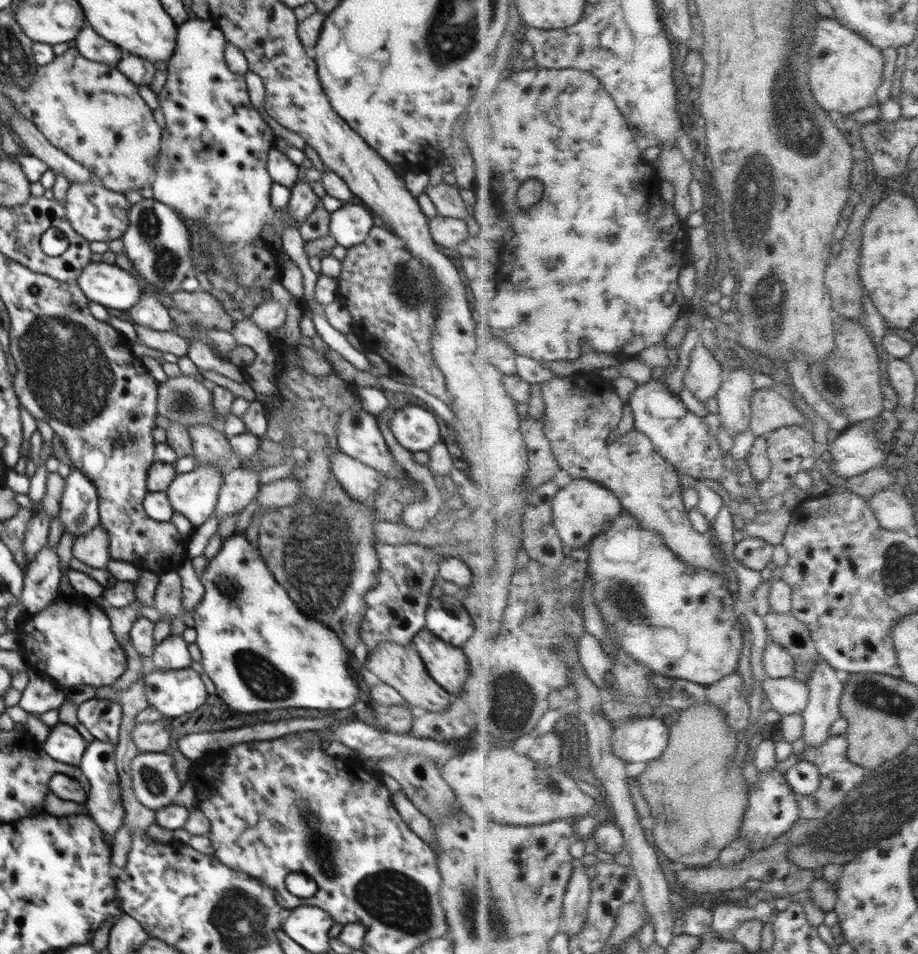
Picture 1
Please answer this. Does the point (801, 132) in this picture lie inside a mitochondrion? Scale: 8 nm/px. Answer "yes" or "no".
yes

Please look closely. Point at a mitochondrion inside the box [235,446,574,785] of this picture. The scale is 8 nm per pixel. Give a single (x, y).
(315, 547)

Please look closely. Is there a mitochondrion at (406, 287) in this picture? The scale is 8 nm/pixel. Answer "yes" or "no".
yes

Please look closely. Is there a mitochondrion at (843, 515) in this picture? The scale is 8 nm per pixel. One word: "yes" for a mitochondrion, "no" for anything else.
no

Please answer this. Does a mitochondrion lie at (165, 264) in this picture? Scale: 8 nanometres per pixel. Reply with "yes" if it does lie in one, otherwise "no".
yes

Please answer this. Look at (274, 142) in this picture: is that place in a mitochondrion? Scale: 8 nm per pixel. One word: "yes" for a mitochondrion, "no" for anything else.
no

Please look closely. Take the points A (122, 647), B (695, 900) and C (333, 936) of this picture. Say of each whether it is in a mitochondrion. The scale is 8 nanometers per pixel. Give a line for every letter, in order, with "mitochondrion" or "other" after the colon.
A: other
B: other
C: other

